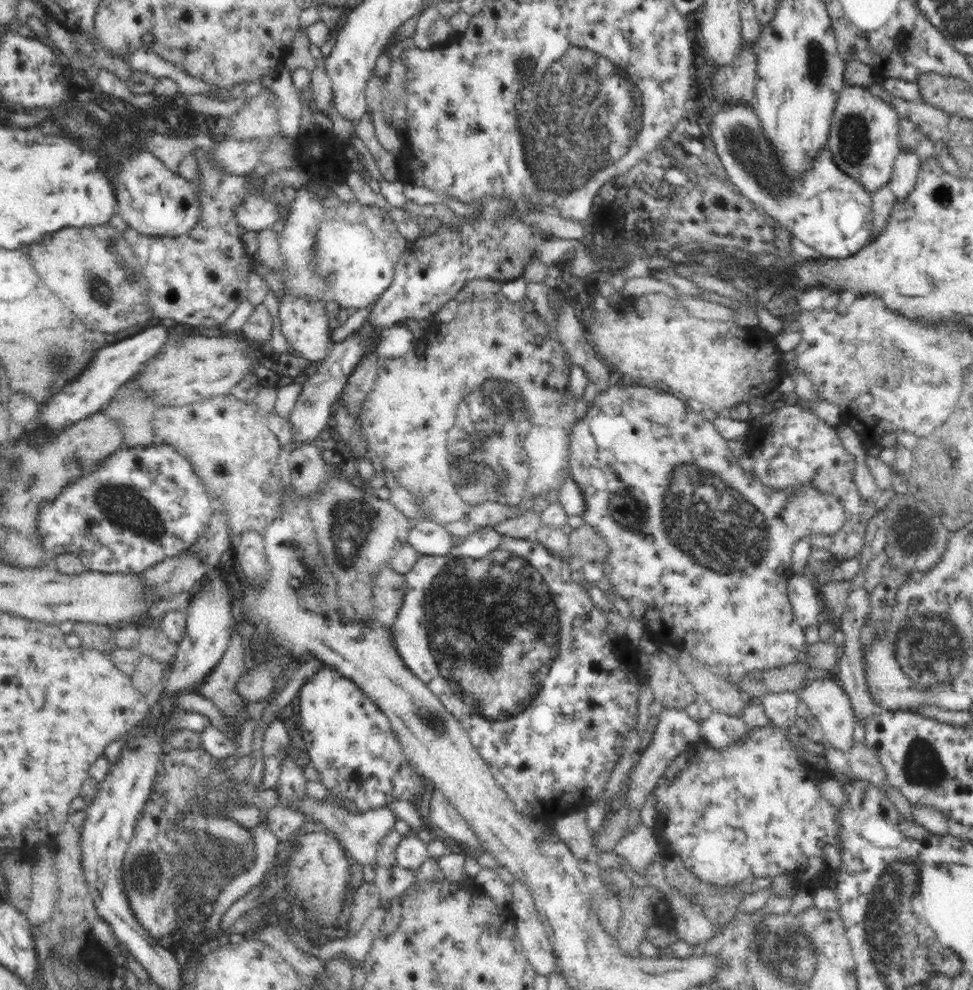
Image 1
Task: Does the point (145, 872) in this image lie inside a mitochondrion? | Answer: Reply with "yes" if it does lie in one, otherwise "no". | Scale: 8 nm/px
yes

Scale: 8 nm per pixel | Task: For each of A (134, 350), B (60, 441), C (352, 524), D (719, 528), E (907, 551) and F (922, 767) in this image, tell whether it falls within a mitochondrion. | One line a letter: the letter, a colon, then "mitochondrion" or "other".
A: other
B: other
C: mitochondrion
D: mitochondrion
E: mitochondrion
F: mitochondrion

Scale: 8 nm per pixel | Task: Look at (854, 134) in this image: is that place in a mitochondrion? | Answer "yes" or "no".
yes

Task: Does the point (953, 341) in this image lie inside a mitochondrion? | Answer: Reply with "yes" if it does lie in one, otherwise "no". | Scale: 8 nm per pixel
yes

